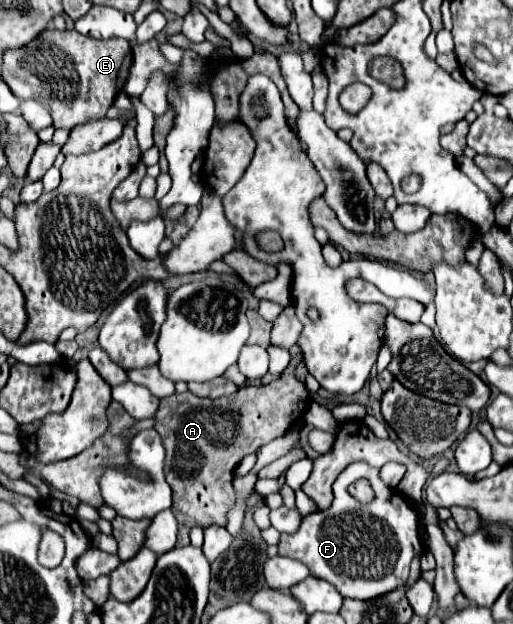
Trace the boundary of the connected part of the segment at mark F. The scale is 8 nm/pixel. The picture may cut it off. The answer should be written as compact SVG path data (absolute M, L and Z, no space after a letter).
M377 469L367 471L367 479L375 491L373 503L333 503L327 511L303 517L301 527L295 533L283 533L279 541L279 555L299 559L313 577L329 581L343 597L361 601L403 587L411 559L423 551L417 513L401 511L401 495L379 479Z

